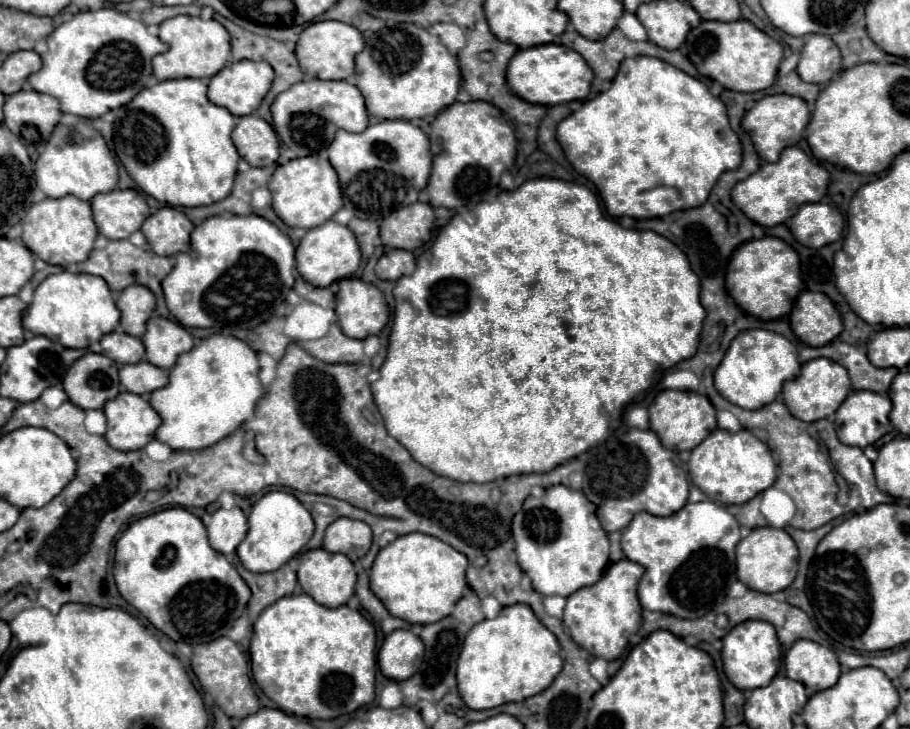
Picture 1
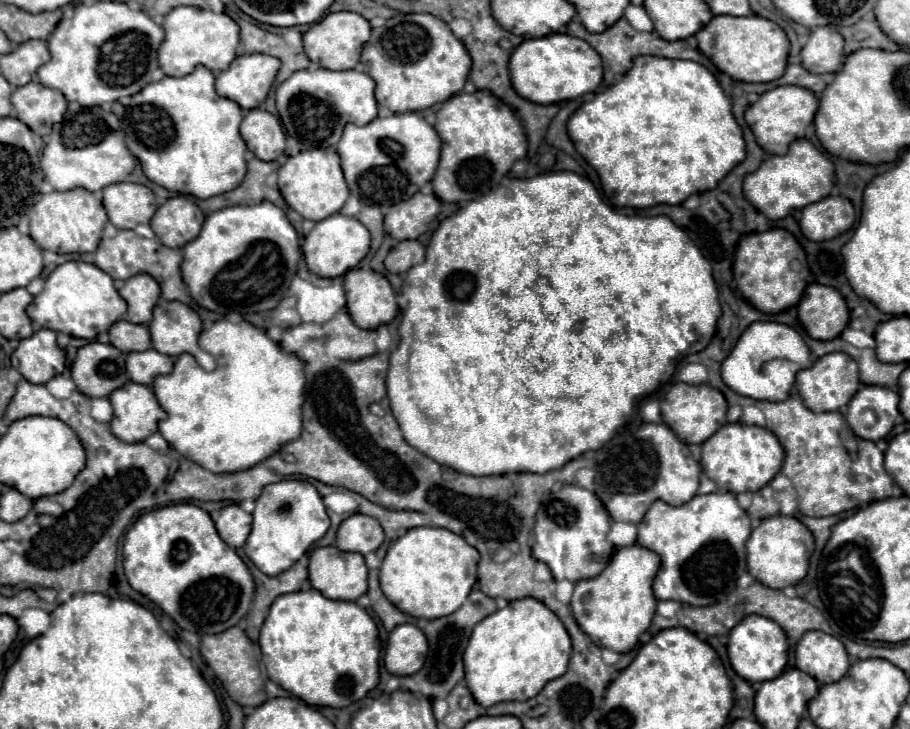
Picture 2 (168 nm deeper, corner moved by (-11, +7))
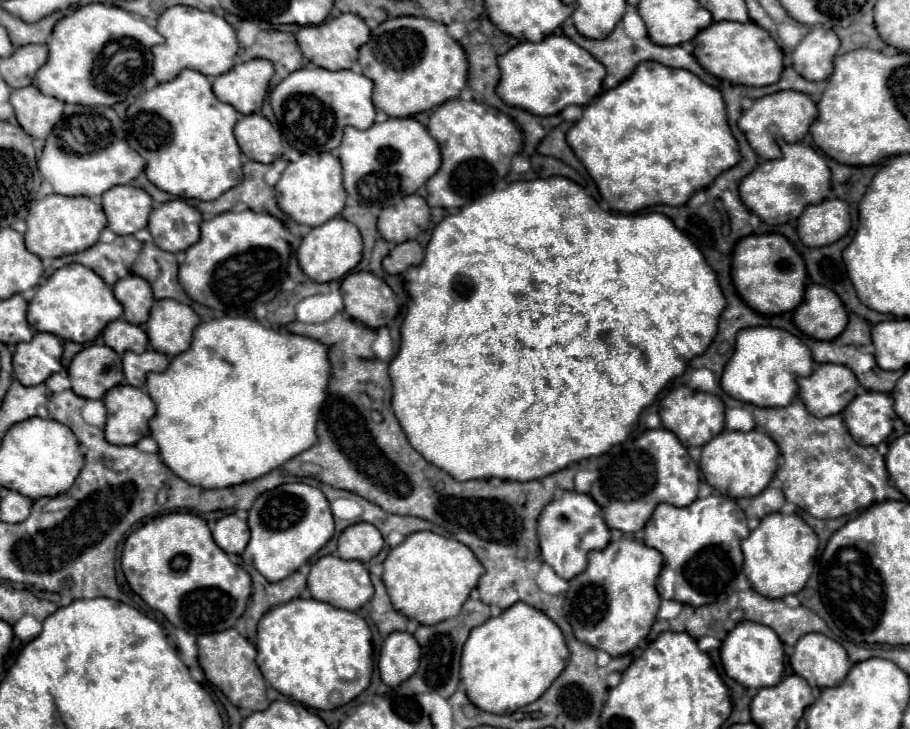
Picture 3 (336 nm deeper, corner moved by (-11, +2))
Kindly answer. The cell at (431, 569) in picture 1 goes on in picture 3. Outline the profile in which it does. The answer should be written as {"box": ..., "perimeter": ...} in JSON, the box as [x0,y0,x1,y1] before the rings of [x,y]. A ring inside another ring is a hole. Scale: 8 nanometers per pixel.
{"box":[382,531,484,625],"perimeter":[[[432,531],[408,535],[388,553],[382,567],[382,581],[394,609],[422,625],[436,625],[444,619],[456,617],[470,591],[476,587],[480,575],[484,573],[482,563],[464,543]]]}

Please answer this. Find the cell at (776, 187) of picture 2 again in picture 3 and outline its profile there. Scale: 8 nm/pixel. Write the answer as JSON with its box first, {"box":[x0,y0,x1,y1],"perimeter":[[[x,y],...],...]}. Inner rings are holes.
{"box":[740,143,830,225],"perimeter":[[[802,143],[784,145],[784,157],[760,163],[740,183],[742,203],[768,225],[782,225],[798,219],[808,205],[818,205],[830,193],[830,169],[820,153]]]}

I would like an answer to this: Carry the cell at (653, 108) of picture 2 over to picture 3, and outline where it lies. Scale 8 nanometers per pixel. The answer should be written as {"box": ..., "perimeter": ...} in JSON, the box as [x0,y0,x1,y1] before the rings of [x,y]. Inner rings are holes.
{"box":[566,61,742,213],"perimeter":[[[656,61],[640,63],[618,87],[586,105],[582,119],[566,133],[566,141],[596,181],[602,199],[616,213],[636,213],[654,205],[680,207],[742,159],[728,127],[722,93],[686,69],[668,69]]]}

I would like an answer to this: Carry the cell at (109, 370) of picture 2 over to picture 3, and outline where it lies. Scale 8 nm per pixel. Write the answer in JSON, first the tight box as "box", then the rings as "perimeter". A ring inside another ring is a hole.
{"box":[68,345,124,399],"perimeter":[[[88,345],[76,353],[68,375],[72,391],[84,399],[102,399],[108,389],[124,381],[122,359],[106,345]]]}

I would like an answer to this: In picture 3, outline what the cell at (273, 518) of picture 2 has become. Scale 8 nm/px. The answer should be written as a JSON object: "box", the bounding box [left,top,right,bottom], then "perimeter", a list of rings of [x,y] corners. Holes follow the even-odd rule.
{"box":[242,483,334,583],"perimeter":[[[286,483],[272,491],[262,493],[248,515],[250,541],[242,553],[242,559],[252,563],[270,583],[282,581],[312,555],[316,555],[334,533],[334,519],[330,505],[320,489],[306,483]]]}

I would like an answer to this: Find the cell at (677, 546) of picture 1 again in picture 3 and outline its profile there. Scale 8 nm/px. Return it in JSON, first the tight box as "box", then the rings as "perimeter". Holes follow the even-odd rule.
{"box":[644,493,749,607],"perimeter":[[[714,493],[682,509],[660,503],[644,527],[644,543],[658,549],[666,561],[656,583],[660,597],[692,607],[726,599],[732,591],[730,585],[742,571],[740,541],[749,534],[746,515],[732,497]]]}

